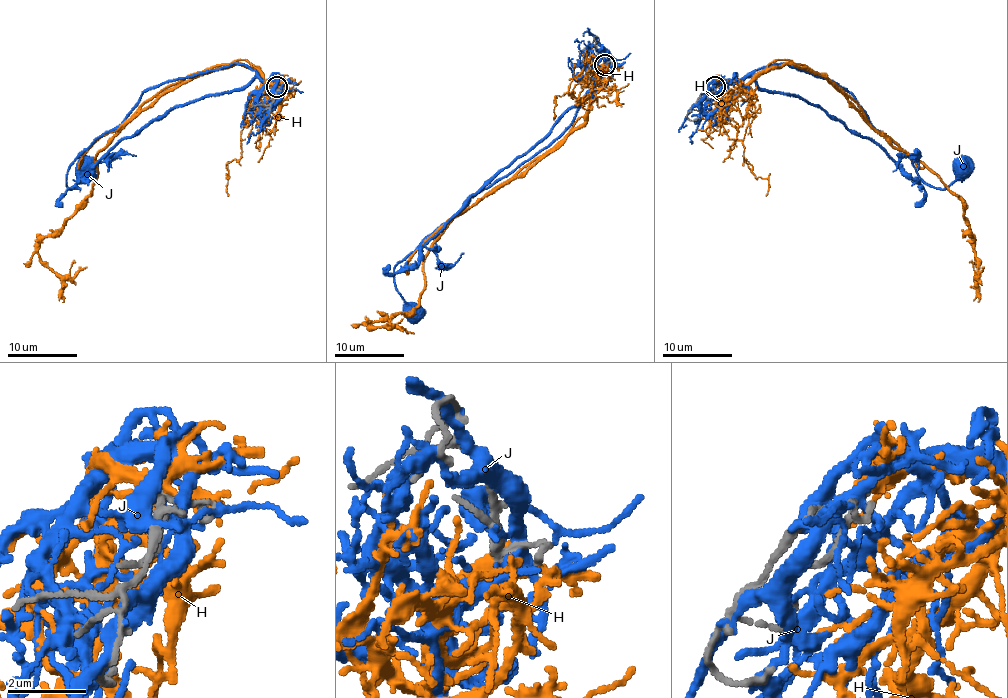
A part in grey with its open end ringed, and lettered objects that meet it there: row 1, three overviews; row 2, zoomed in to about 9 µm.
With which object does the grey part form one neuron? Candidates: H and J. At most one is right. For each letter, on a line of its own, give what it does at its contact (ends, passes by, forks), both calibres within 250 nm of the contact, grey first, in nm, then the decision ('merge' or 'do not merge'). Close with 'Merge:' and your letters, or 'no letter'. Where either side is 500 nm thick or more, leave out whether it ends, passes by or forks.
H: it forks | 150/280 nm | merge
J: it forks | 120/280 nm | do not merge
Merge: H

